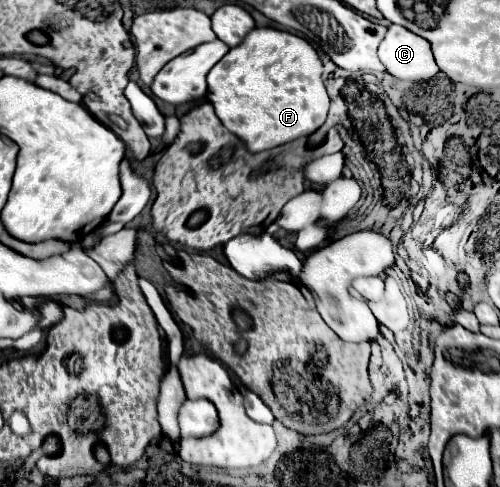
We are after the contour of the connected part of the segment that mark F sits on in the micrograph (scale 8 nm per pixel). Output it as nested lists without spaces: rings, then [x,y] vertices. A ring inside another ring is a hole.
[[[253,28],[239,46],[231,48],[209,70],[207,102],[213,104],[215,114],[219,116],[221,124],[229,132],[239,136],[251,152],[273,150],[301,136],[311,136],[325,124],[327,112],[329,112],[329,96],[321,80],[321,72],[323,72],[323,64],[319,60],[319,54],[307,40],[285,30]]]

